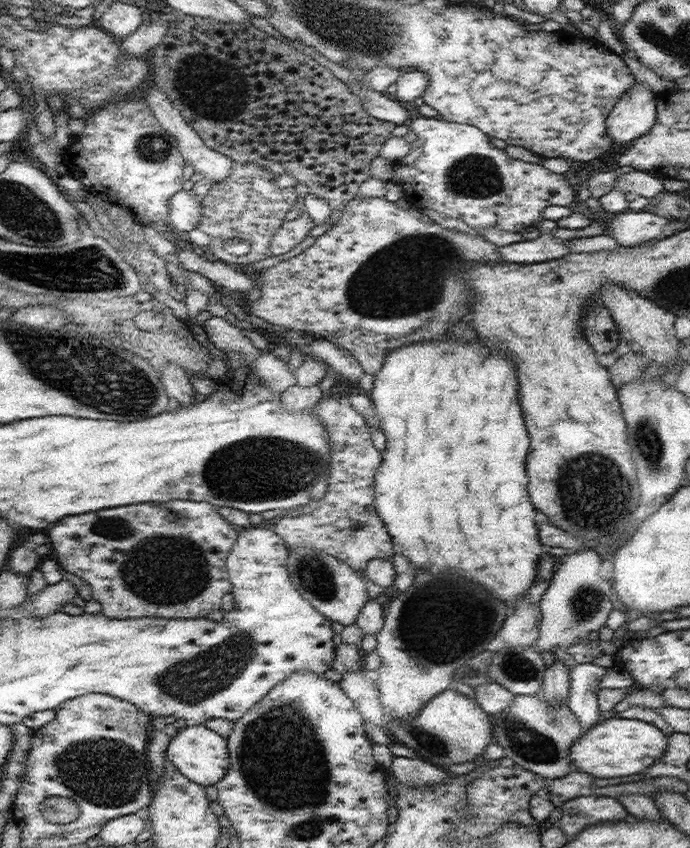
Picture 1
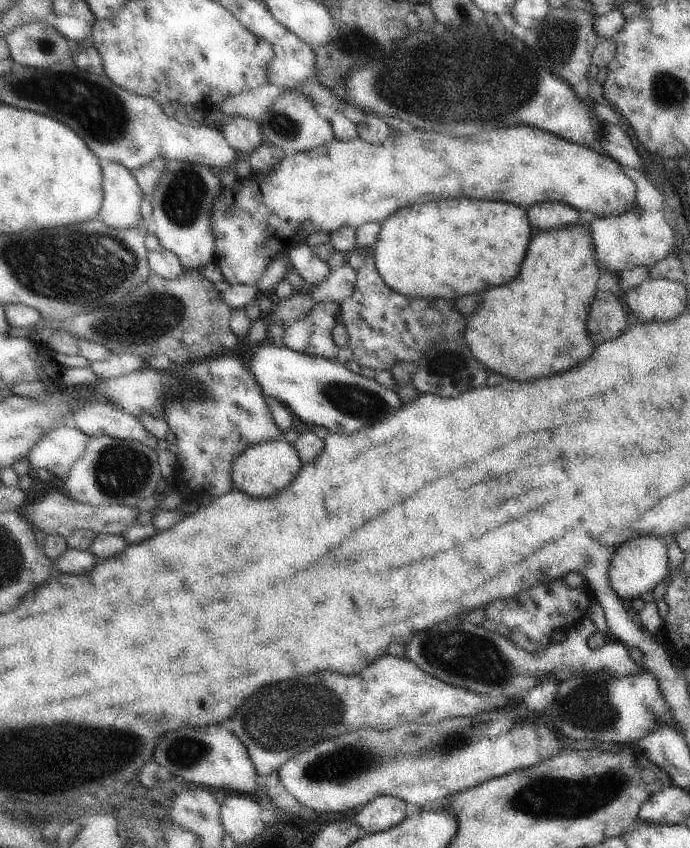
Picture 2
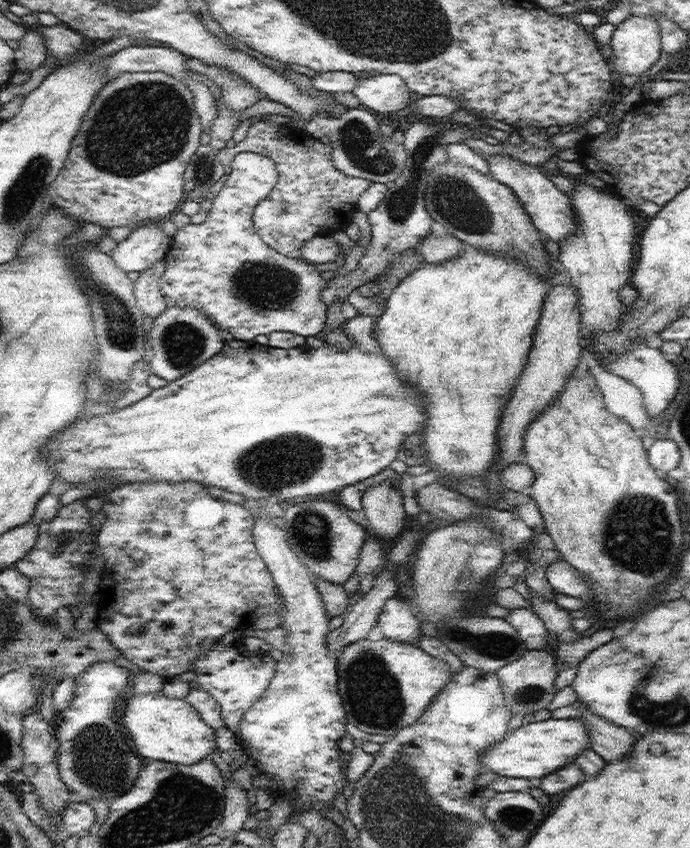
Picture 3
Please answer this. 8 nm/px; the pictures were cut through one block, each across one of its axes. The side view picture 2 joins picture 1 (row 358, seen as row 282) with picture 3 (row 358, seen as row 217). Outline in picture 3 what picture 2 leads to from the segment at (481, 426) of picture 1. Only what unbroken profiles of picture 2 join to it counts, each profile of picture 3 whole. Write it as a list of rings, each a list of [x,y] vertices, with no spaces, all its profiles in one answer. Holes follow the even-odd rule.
[[[463,243],[463,253],[457,258],[446,260],[444,263],[422,263],[422,267],[408,273],[408,275],[400,281],[395,289],[386,300],[387,310],[382,313],[375,321],[373,336],[380,343],[381,350],[398,368],[398,372],[408,378],[414,384],[420,384],[420,390],[428,396],[430,404],[428,410],[424,414],[428,414],[428,422],[424,424],[424,449],[426,455],[429,456],[427,464],[434,471],[438,471],[440,478],[438,483],[445,486],[447,482],[451,482],[453,478],[463,478],[463,476],[479,476],[495,462],[496,451],[498,451],[498,418],[502,417],[502,412],[506,404],[502,404],[504,396],[510,394],[516,378],[520,376],[522,368],[526,365],[530,349],[533,345],[535,328],[538,326],[540,315],[545,301],[545,296],[549,292],[553,279],[544,277],[536,271],[530,269],[530,265],[517,262],[512,258],[507,258],[504,253],[492,253],[486,249],[473,247],[470,243]]]

